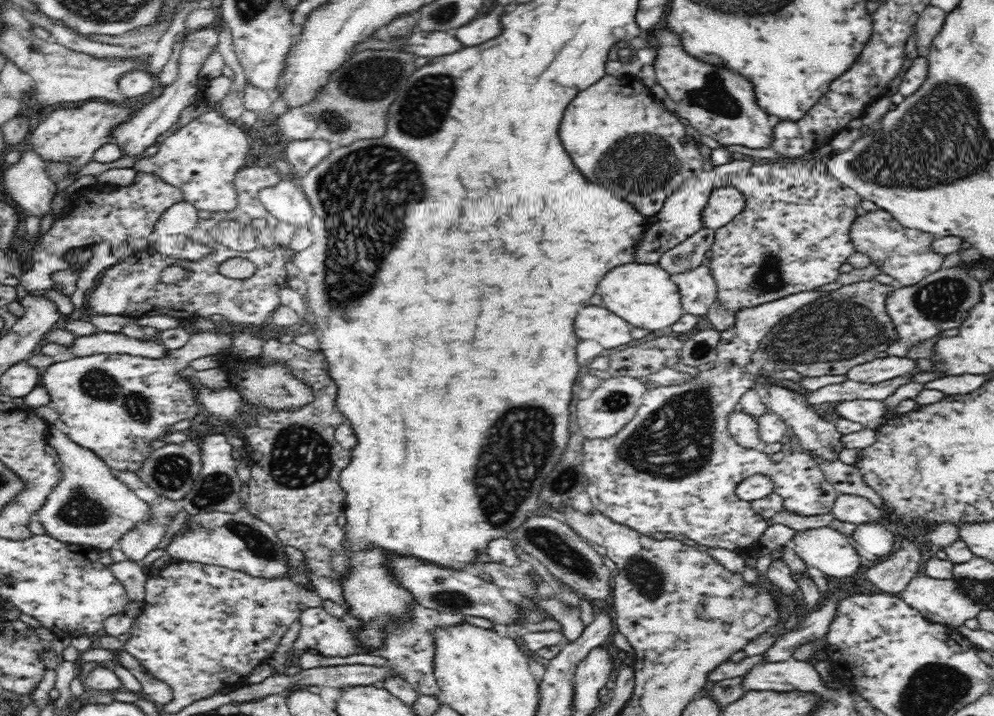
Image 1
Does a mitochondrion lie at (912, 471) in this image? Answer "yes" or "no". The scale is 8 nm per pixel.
yes

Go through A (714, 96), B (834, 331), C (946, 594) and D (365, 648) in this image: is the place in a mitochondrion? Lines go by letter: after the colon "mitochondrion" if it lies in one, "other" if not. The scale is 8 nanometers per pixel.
A: mitochondrion
B: mitochondrion
C: other
D: other

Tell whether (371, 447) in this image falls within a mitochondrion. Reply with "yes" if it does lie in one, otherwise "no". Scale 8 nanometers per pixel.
no

